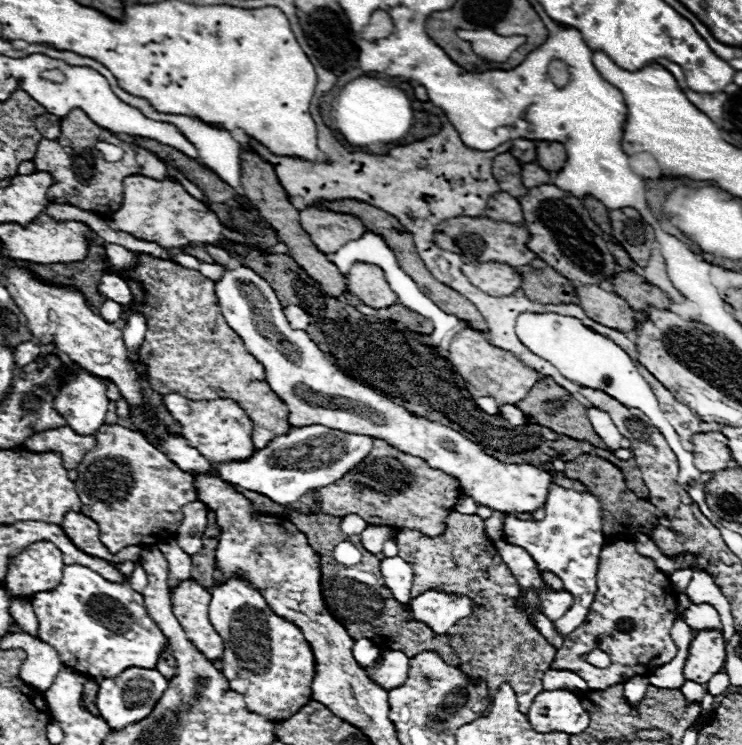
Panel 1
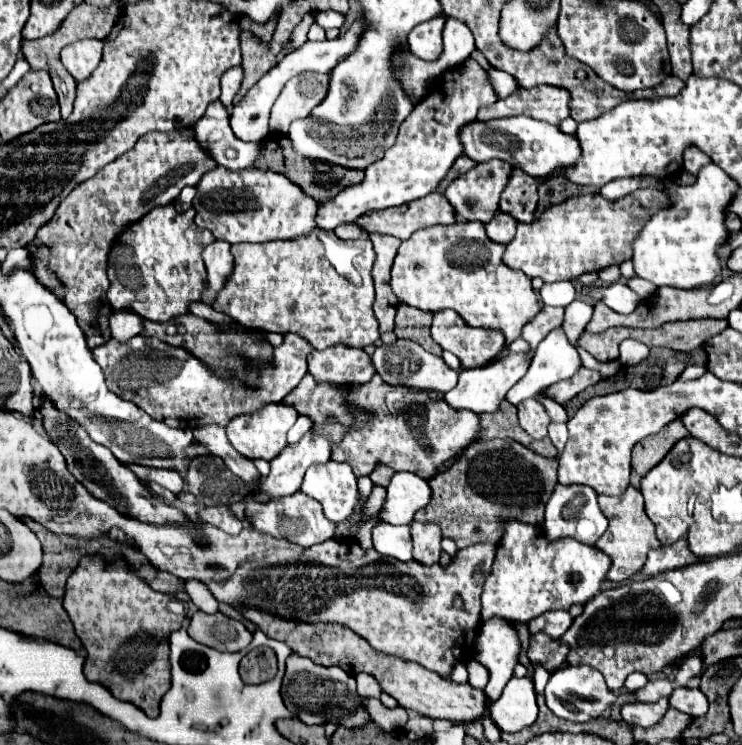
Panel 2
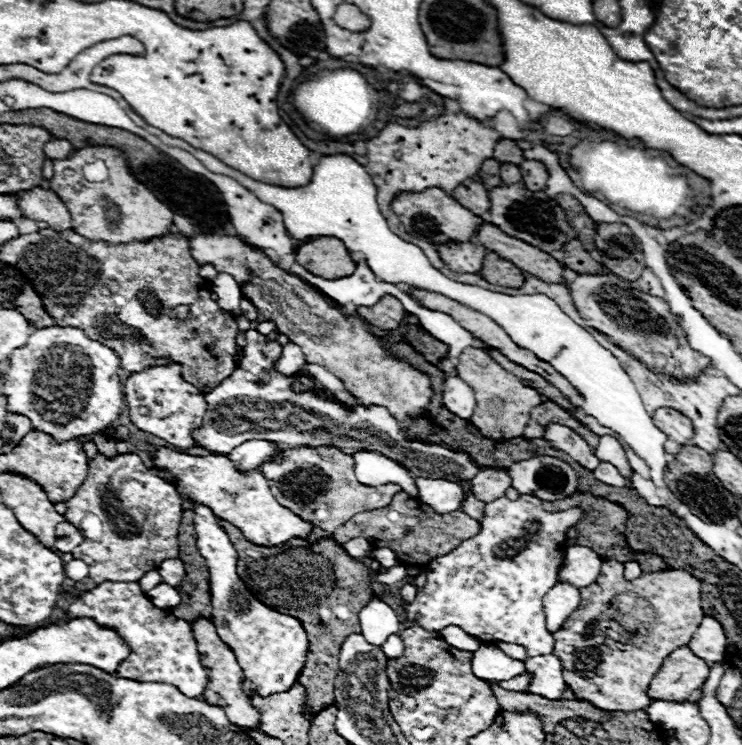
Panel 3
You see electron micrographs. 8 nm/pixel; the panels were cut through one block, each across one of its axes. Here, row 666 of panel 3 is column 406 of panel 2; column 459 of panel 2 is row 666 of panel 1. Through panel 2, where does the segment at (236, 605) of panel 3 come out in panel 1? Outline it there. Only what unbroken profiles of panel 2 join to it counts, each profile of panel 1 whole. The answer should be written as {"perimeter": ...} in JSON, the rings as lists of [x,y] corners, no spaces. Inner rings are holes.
{"perimeter":[[[240,574],[218,582],[210,600],[210,622],[224,640],[222,674],[232,690],[244,696],[248,710],[280,722],[296,714],[312,698],[314,654],[298,626],[276,616],[264,596]]]}

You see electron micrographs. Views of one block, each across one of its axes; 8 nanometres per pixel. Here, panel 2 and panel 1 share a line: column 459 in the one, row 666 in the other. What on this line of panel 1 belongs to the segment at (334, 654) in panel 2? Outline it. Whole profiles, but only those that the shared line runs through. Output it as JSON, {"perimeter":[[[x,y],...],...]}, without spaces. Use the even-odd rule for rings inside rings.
{"perimeter":[[[700,630],[688,648],[688,658],[684,664],[686,680],[706,684],[714,674],[724,668],[726,648],[720,630]]]}

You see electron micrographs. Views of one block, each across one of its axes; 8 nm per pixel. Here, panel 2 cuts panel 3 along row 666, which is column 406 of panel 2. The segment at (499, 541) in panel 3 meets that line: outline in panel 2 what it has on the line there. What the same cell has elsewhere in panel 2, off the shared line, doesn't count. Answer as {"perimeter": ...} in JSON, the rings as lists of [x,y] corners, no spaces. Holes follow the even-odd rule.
{"perimeter":[[[379,522],[372,530],[373,548],[382,556],[392,556],[396,560],[412,560],[412,540],[408,526],[392,526]]]}

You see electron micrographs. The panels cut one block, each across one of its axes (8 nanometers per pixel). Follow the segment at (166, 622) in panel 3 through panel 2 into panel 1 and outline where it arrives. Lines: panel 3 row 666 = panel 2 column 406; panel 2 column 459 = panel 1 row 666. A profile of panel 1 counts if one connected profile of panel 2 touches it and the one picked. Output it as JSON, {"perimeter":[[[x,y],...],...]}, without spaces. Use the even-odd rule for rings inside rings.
{"perimeter":[[[70,564],[64,566],[64,578],[52,592],[40,592],[32,600],[36,618],[38,618],[38,636],[44,638],[44,642],[52,644],[62,662],[86,676],[100,676],[100,678],[112,678],[126,668],[140,666],[146,670],[156,668],[158,658],[162,652],[168,652],[170,644],[168,638],[162,634],[158,624],[148,616],[144,608],[144,596],[132,590],[130,582],[110,582],[104,580],[100,574],[92,572],[86,566]]]}

